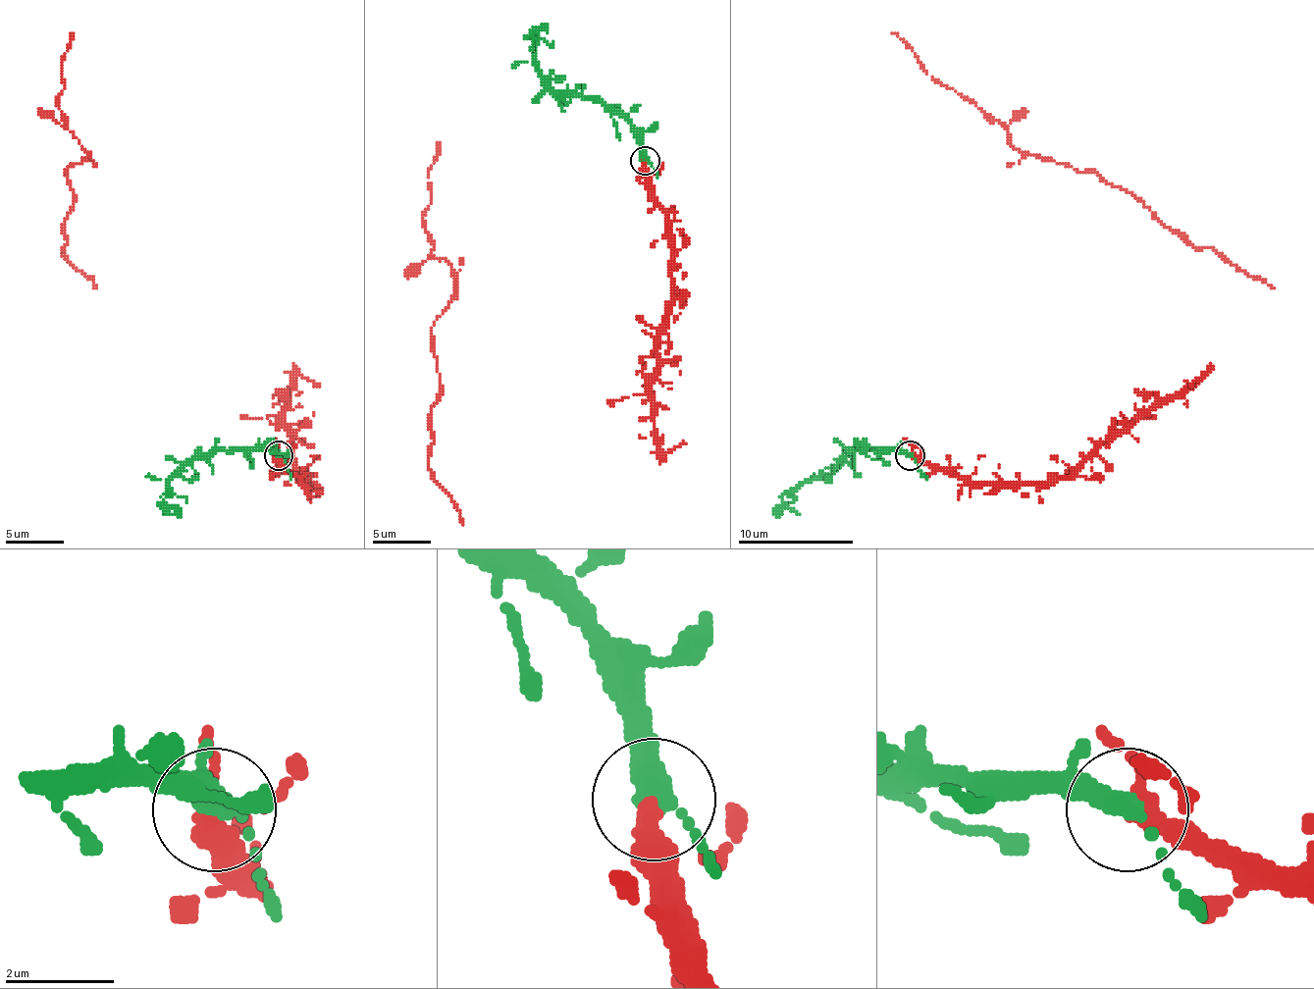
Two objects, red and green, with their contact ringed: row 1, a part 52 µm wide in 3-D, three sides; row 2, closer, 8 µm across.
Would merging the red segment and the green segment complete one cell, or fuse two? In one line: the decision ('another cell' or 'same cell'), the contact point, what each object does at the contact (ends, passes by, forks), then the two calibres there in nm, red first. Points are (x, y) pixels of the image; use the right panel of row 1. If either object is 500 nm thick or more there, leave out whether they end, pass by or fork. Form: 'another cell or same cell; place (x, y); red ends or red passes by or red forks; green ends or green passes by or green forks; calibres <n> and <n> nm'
same cell; place (910, 455); red passes by; green passes by; calibres 320 and 320 nm

